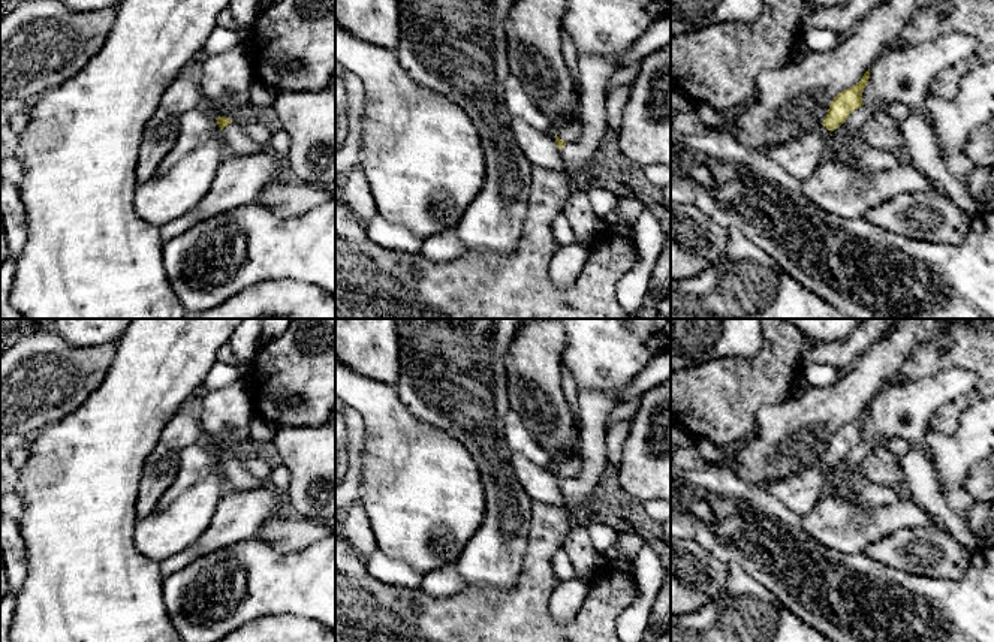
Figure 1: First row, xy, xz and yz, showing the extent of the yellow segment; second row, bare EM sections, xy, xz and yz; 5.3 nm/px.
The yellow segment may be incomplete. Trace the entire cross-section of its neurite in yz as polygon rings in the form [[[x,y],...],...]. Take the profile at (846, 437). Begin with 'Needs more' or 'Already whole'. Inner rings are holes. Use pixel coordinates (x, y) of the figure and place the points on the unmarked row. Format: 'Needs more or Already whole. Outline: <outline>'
Needs more. Outline: [[[870,404],[859,418],[838,428],[829,440],[828,449],[820,461],[805,467],[798,473],[766,483],[763,488],[778,497],[798,516],[805,516],[817,504],[826,491],[829,468],[841,461],[847,452],[862,438],[862,427],[868,418]]]

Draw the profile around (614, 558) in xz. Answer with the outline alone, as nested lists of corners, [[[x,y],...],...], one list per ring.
[[[617,545],[611,546],[603,552],[605,567],[612,570],[620,570],[623,573],[632,575],[633,572],[633,558],[623,554]]]

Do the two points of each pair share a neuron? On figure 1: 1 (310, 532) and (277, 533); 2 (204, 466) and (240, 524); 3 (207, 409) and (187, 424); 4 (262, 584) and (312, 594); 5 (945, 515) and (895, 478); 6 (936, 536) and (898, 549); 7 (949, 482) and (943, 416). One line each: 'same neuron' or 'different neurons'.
1: same neuron
2: different neurons
3: different neurons
4: same neuron
5: different neurons
6: same neuron
7: different neurons

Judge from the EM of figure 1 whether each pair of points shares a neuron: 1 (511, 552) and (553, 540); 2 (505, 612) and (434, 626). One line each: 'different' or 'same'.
1: different
2: same

